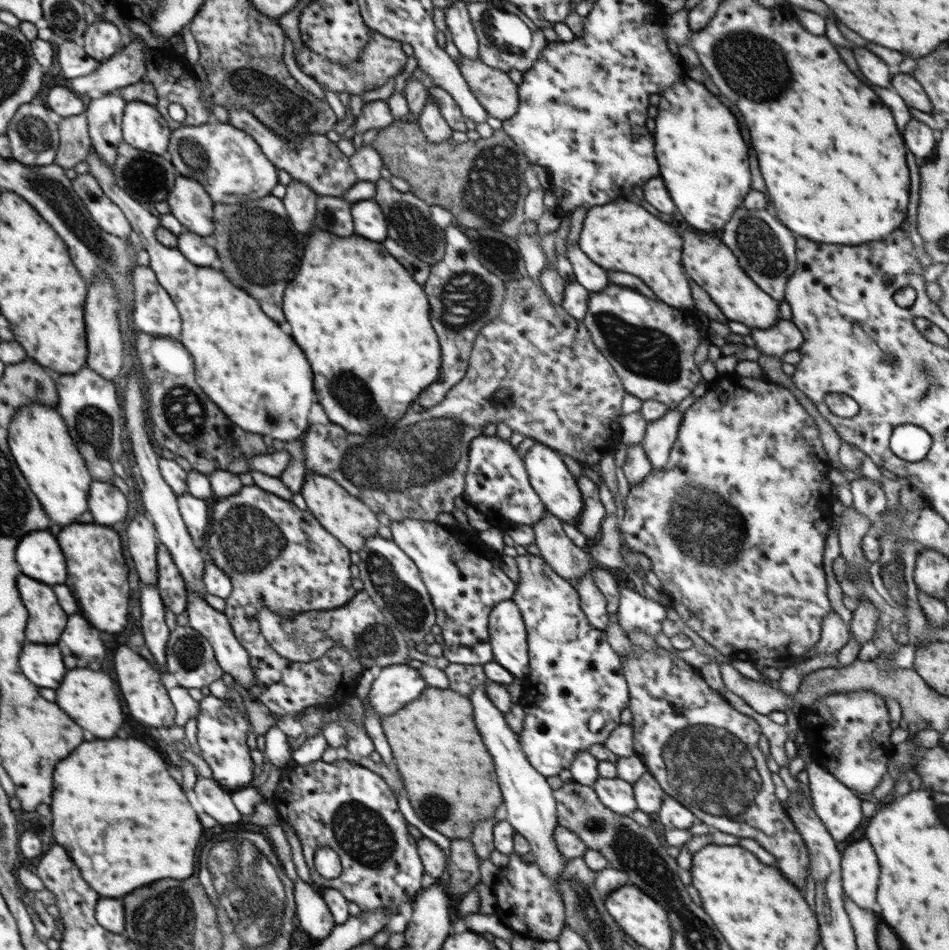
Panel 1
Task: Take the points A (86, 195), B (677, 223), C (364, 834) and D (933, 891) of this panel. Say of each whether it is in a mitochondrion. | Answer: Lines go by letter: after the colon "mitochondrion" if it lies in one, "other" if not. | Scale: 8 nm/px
A: mitochondrion
B: other
C: mitochondrion
D: other

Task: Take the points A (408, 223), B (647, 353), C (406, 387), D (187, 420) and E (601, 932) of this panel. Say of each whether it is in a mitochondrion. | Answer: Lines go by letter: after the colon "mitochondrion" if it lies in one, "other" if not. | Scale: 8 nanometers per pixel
A: mitochondrion
B: mitochondrion
C: other
D: mitochondrion
E: mitochondrion

